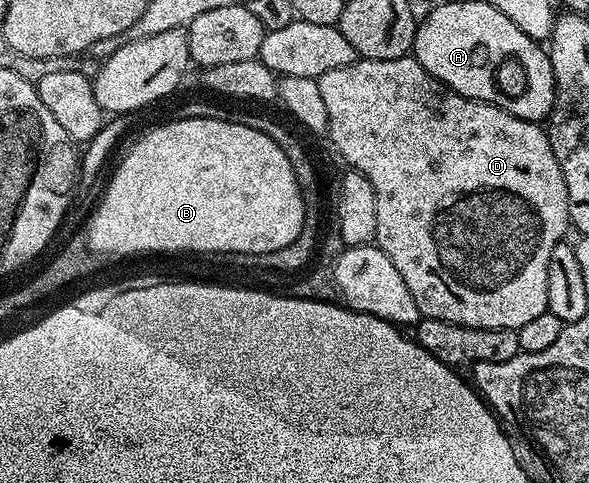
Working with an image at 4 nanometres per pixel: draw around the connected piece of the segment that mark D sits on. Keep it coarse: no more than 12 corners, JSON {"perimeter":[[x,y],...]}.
{"perimeter":[[410,54],[317,77],[419,313],[548,310],[547,129]]}

